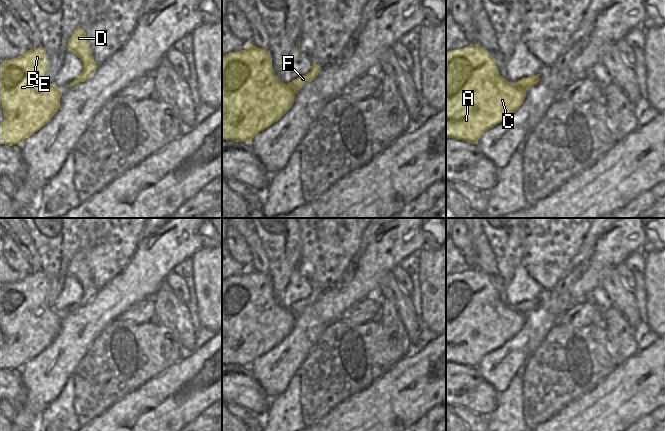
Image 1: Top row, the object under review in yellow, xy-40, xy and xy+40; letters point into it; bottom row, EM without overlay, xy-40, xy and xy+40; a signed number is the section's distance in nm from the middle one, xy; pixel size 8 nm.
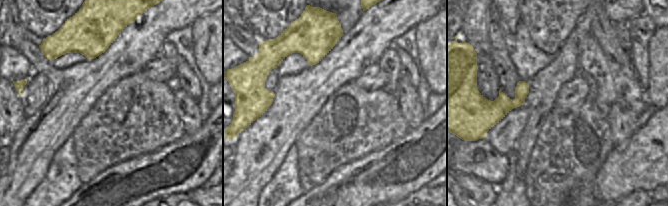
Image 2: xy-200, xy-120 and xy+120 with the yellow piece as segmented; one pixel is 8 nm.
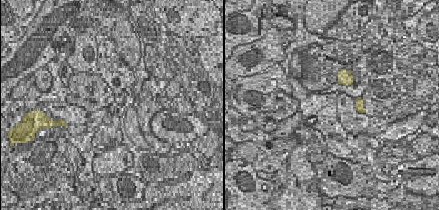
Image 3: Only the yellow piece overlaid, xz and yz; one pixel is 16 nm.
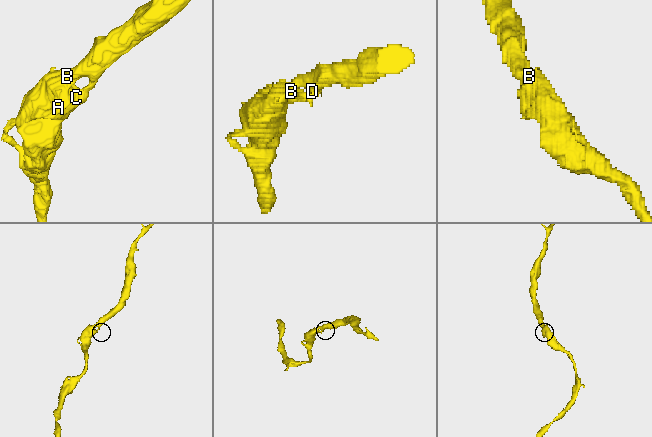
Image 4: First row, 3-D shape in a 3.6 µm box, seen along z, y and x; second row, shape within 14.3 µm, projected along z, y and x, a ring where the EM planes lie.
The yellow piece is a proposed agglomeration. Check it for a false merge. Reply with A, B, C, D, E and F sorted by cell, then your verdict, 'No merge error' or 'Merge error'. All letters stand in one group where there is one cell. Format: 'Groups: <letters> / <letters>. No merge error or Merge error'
Groups: A B C D E F. No merge error

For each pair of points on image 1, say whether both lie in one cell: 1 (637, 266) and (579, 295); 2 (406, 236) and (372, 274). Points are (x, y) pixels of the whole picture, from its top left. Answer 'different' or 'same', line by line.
1: different
2: same

